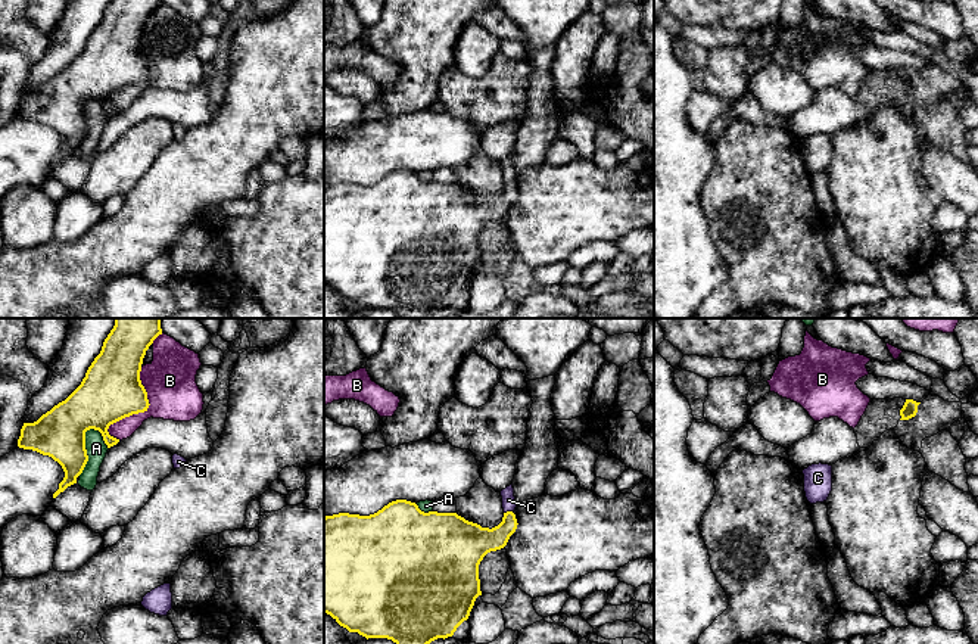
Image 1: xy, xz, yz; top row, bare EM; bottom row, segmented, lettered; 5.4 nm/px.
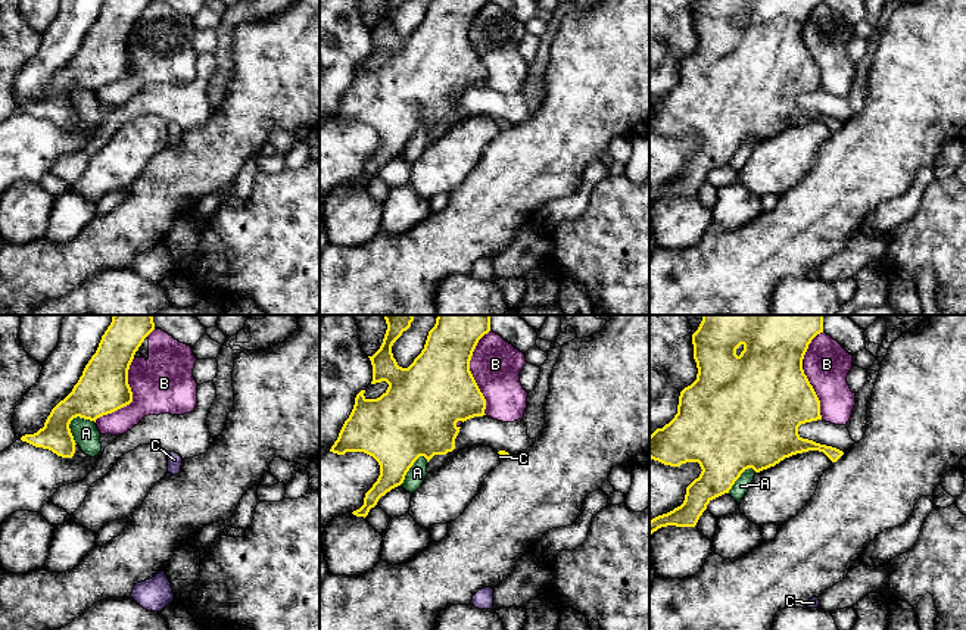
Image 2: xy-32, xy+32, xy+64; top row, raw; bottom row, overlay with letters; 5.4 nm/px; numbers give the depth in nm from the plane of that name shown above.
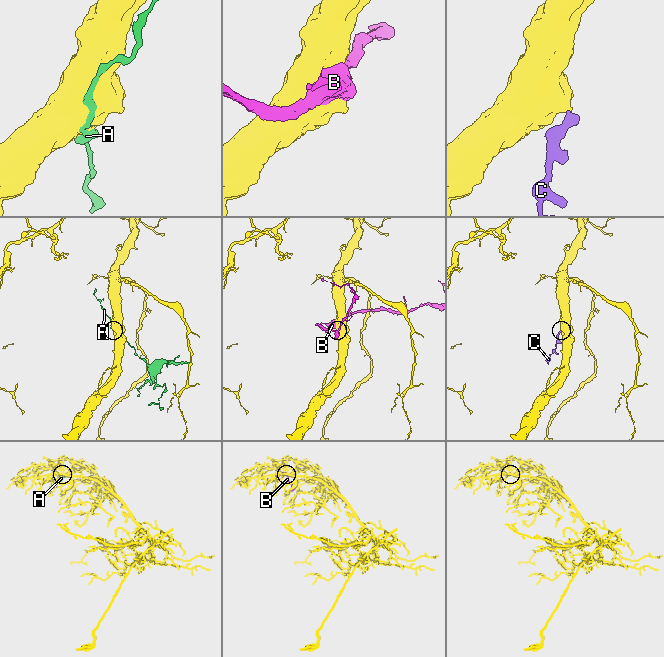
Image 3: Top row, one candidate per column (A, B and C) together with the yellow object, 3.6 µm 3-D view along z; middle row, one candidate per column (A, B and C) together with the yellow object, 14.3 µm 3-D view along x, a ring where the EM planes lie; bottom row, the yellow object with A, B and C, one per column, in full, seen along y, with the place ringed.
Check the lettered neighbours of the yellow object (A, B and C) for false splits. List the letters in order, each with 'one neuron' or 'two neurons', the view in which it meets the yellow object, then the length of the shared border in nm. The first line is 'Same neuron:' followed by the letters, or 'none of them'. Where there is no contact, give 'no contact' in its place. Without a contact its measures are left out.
Same neuron: C
A: two neurons; meets yellow in xy; contact 280 nm long
B: two neurons; meets yellow in xy; contact 420 nm long
C: one neuron; meets yellow in xz; contact 50 nm long

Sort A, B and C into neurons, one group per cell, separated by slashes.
A / B / C

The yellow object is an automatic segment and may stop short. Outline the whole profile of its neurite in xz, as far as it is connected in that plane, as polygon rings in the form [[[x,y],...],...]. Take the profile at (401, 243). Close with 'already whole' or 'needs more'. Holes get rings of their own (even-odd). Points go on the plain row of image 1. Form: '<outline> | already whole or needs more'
[[[513,153],[501,161],[504,187],[489,199],[457,183],[424,183],[415,172],[396,169],[374,184],[339,183],[324,187],[324,283],[349,302],[392,309],[398,318],[424,318],[437,308],[452,307],[468,289],[480,261],[479,234],[483,227],[507,215],[517,199]]] | needs more

